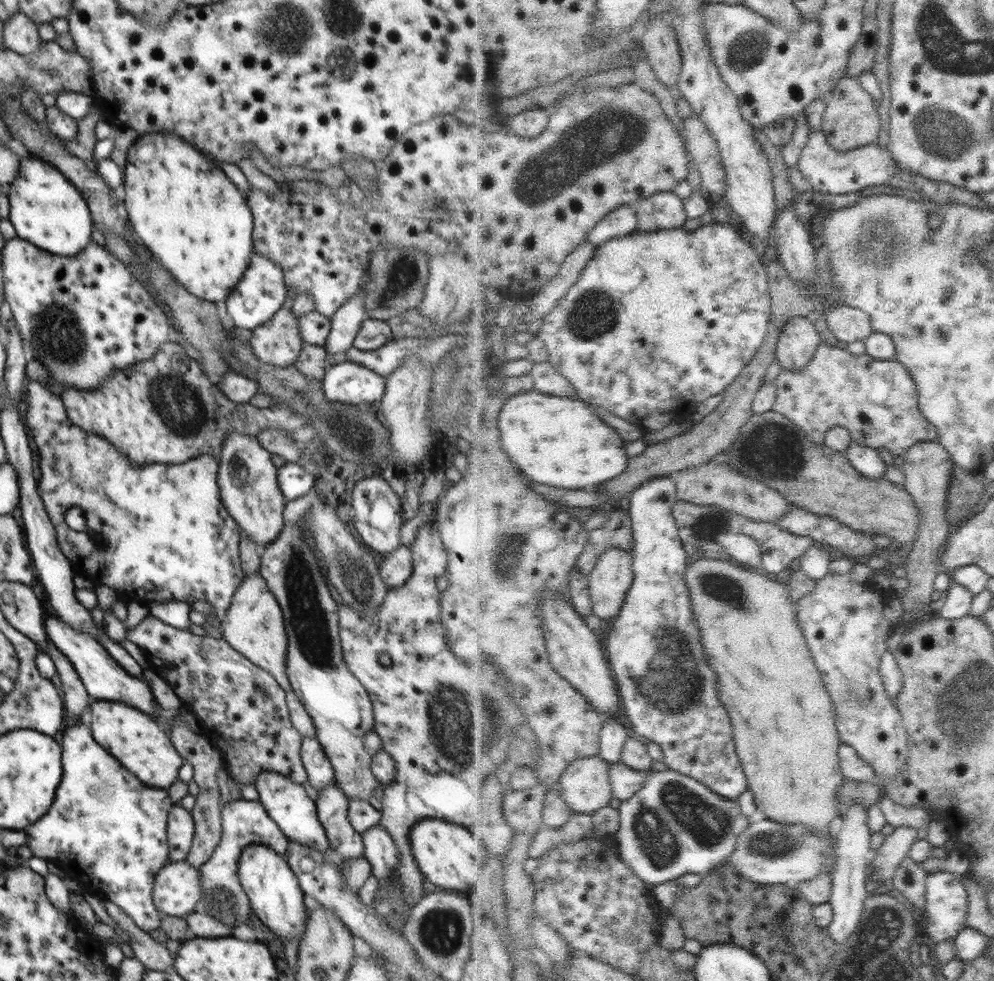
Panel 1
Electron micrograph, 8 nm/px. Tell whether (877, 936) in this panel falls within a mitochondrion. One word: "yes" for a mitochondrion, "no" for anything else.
yes

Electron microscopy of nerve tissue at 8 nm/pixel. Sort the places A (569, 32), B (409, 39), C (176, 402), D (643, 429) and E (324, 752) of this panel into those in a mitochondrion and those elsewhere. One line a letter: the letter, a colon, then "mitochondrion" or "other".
A: mitochondrion
B: other
C: mitochondrion
D: other
E: other

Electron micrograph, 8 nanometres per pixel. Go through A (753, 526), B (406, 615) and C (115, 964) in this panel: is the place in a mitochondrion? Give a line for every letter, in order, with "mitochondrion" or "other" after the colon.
A: other
B: other
C: other

